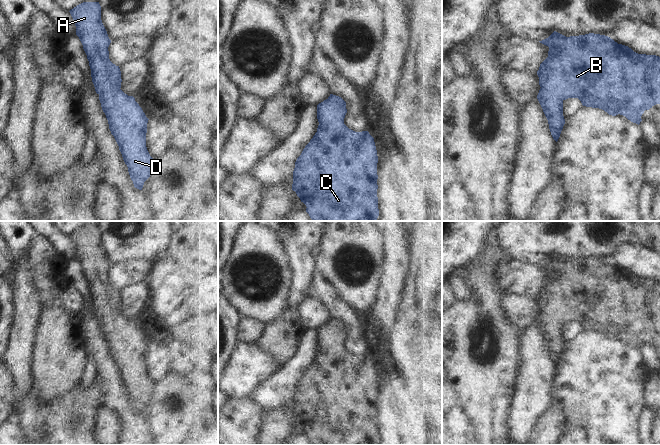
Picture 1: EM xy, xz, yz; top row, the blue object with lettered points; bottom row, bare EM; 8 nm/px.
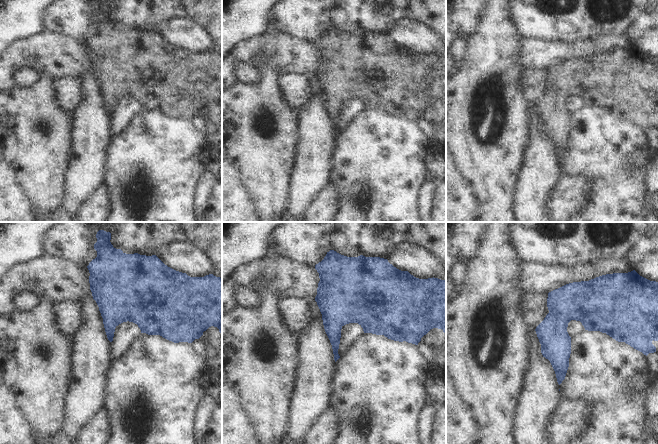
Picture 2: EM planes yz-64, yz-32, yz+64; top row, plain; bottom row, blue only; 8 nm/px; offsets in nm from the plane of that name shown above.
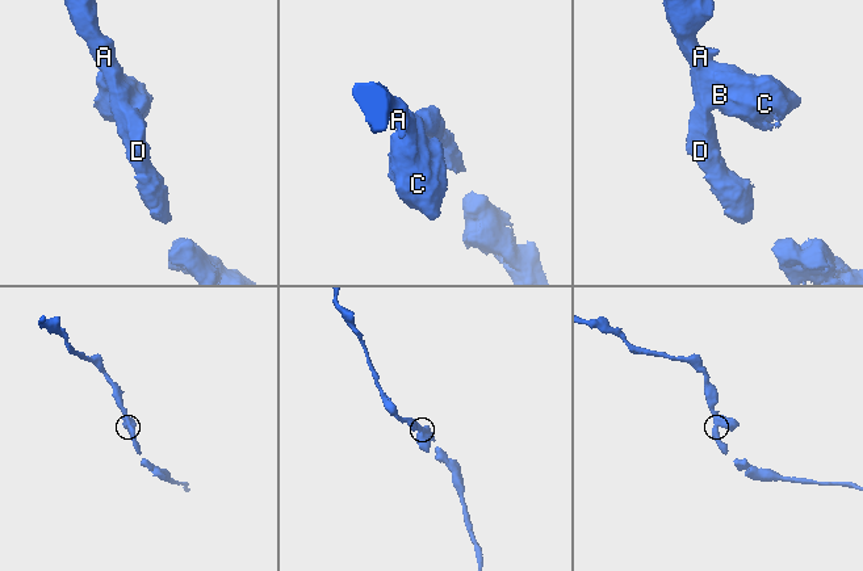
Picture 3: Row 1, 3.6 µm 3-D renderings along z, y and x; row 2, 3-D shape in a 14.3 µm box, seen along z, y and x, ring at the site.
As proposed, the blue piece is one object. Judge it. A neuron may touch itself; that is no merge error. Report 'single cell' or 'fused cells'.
single cell

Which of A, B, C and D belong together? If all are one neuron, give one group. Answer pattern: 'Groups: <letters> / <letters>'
Groups: A B C D

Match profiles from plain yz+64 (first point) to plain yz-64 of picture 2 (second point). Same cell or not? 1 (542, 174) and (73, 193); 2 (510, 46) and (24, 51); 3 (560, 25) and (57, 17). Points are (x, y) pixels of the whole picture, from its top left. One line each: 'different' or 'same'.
1: same
2: different
3: same

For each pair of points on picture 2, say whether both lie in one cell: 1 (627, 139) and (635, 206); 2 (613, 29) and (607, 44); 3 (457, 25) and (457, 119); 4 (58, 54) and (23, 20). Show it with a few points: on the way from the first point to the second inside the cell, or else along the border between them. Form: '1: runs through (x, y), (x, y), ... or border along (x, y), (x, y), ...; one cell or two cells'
1: runs through (626, 156), (626, 189); one cell
2: border along (624, 33), (617, 35), (599, 34), (588, 39); two cells
3: border along (478, 18), (475, 30), (465, 39); two cells
4: border along (44, 30), (27, 38), (18, 39), (15, 42); two cells

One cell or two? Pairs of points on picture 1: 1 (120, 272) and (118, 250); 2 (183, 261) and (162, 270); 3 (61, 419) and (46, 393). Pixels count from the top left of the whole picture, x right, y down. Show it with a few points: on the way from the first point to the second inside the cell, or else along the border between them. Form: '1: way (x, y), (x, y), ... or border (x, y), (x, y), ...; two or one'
1: border (142, 259), (120, 261), (111, 265); two
2: border (162, 259), (165, 259), (175, 271), (194, 275); two
3: border (72, 390), (50, 405), (44, 405), (31, 392); two

